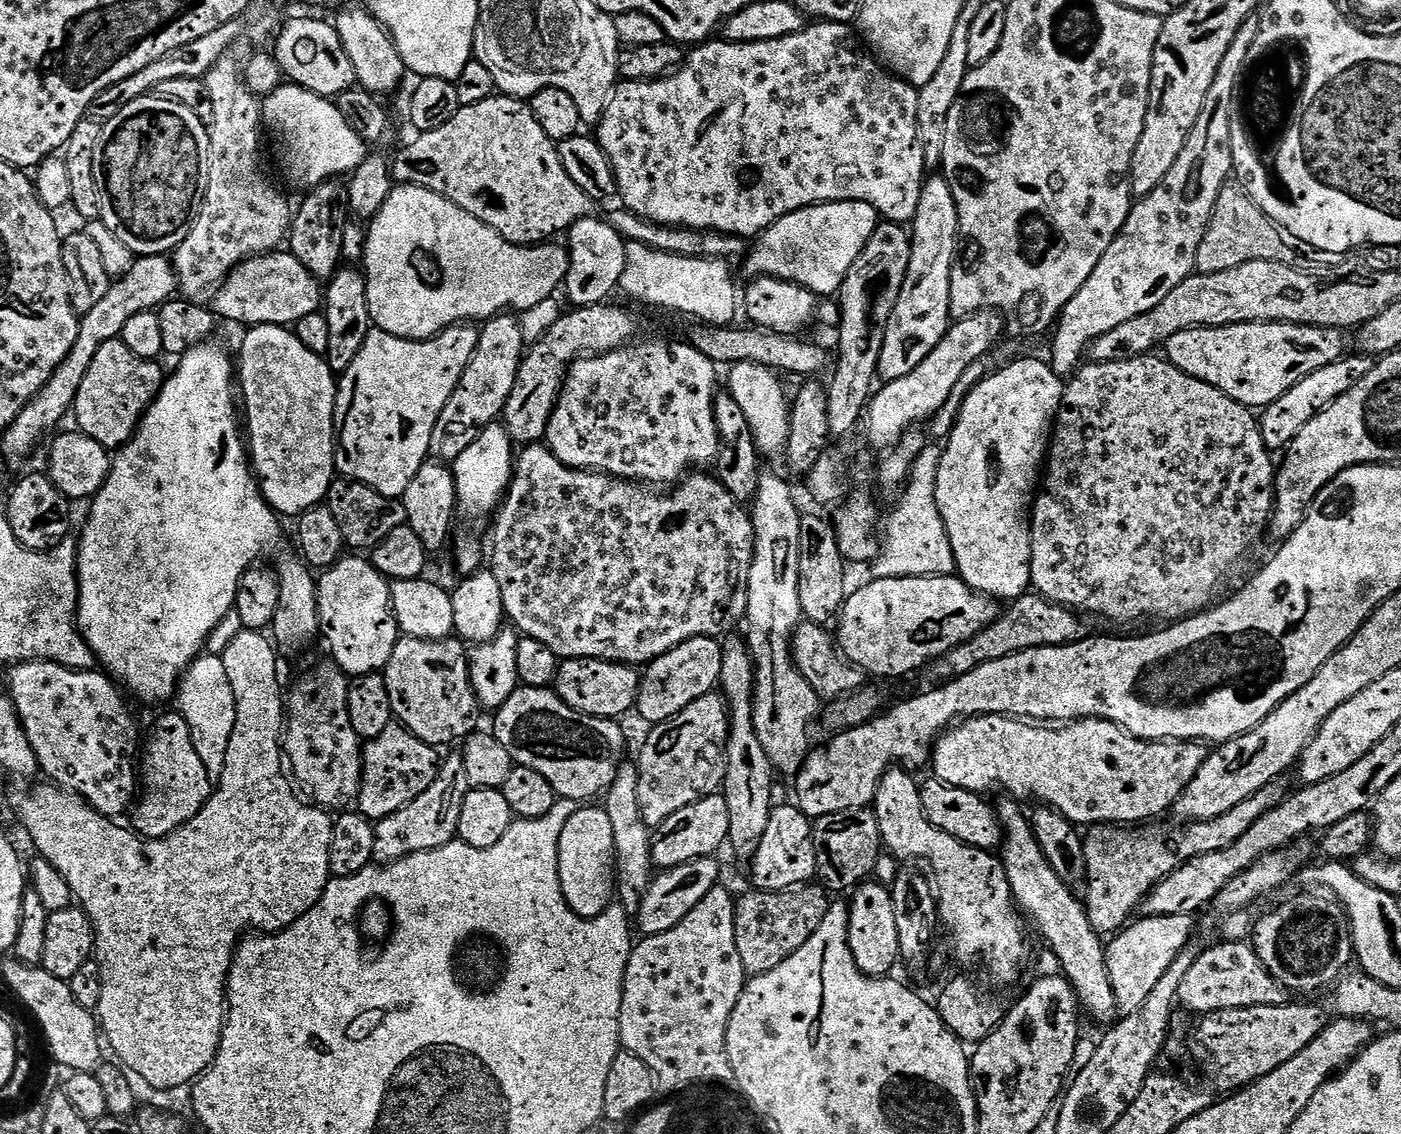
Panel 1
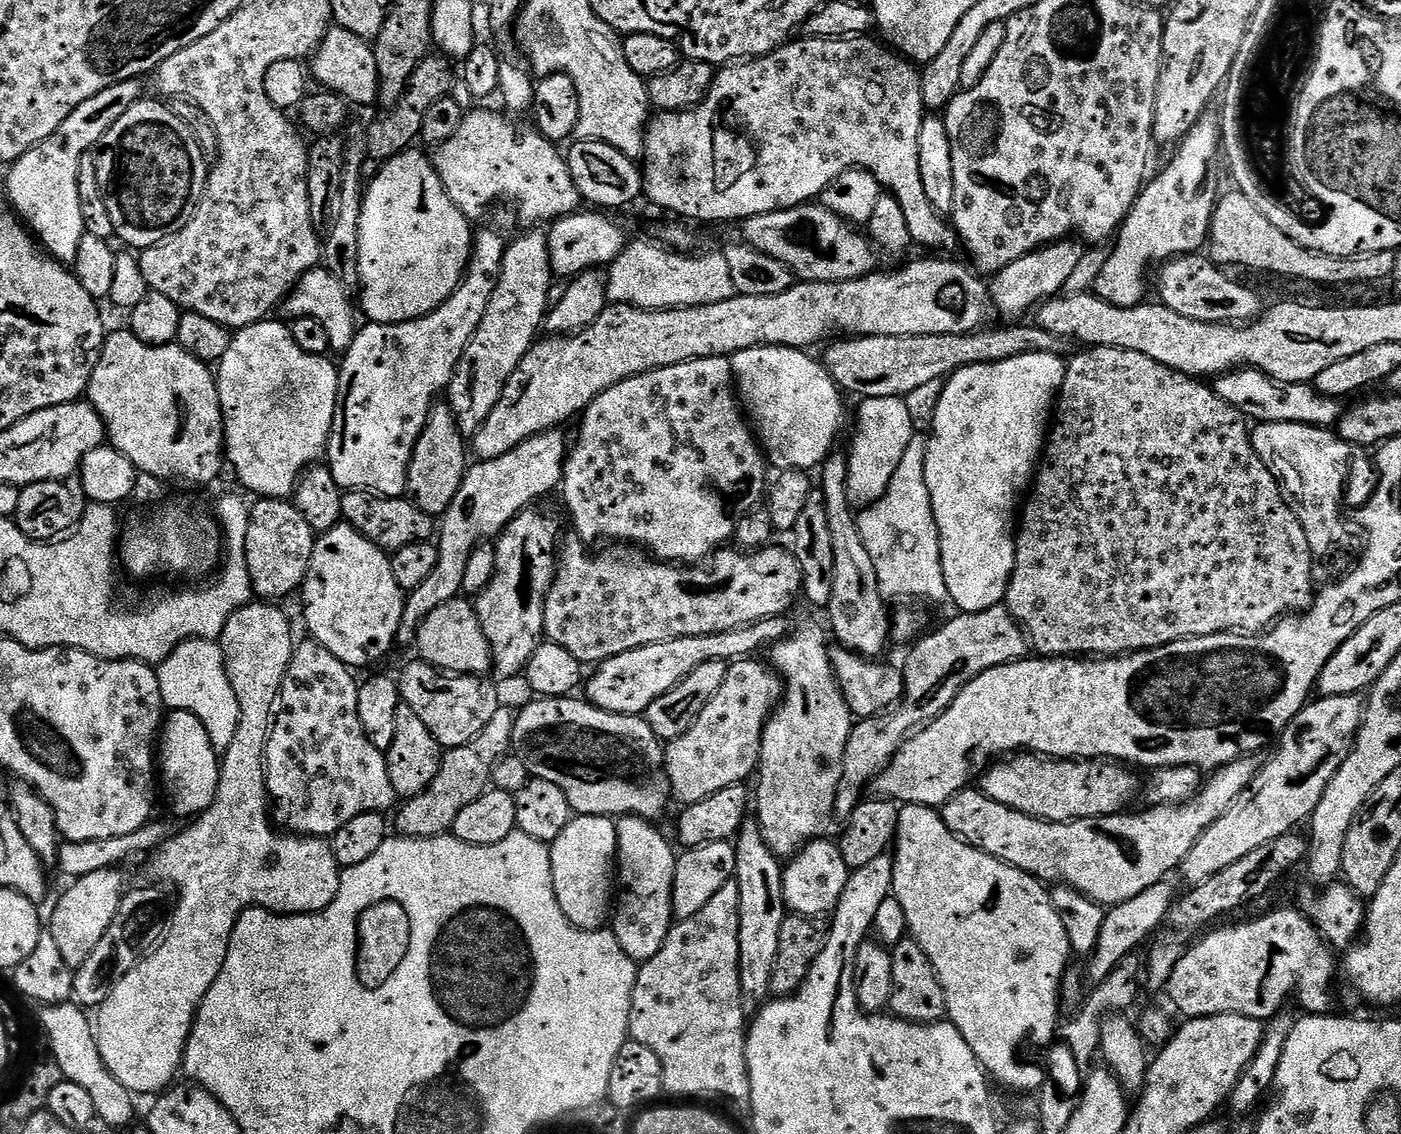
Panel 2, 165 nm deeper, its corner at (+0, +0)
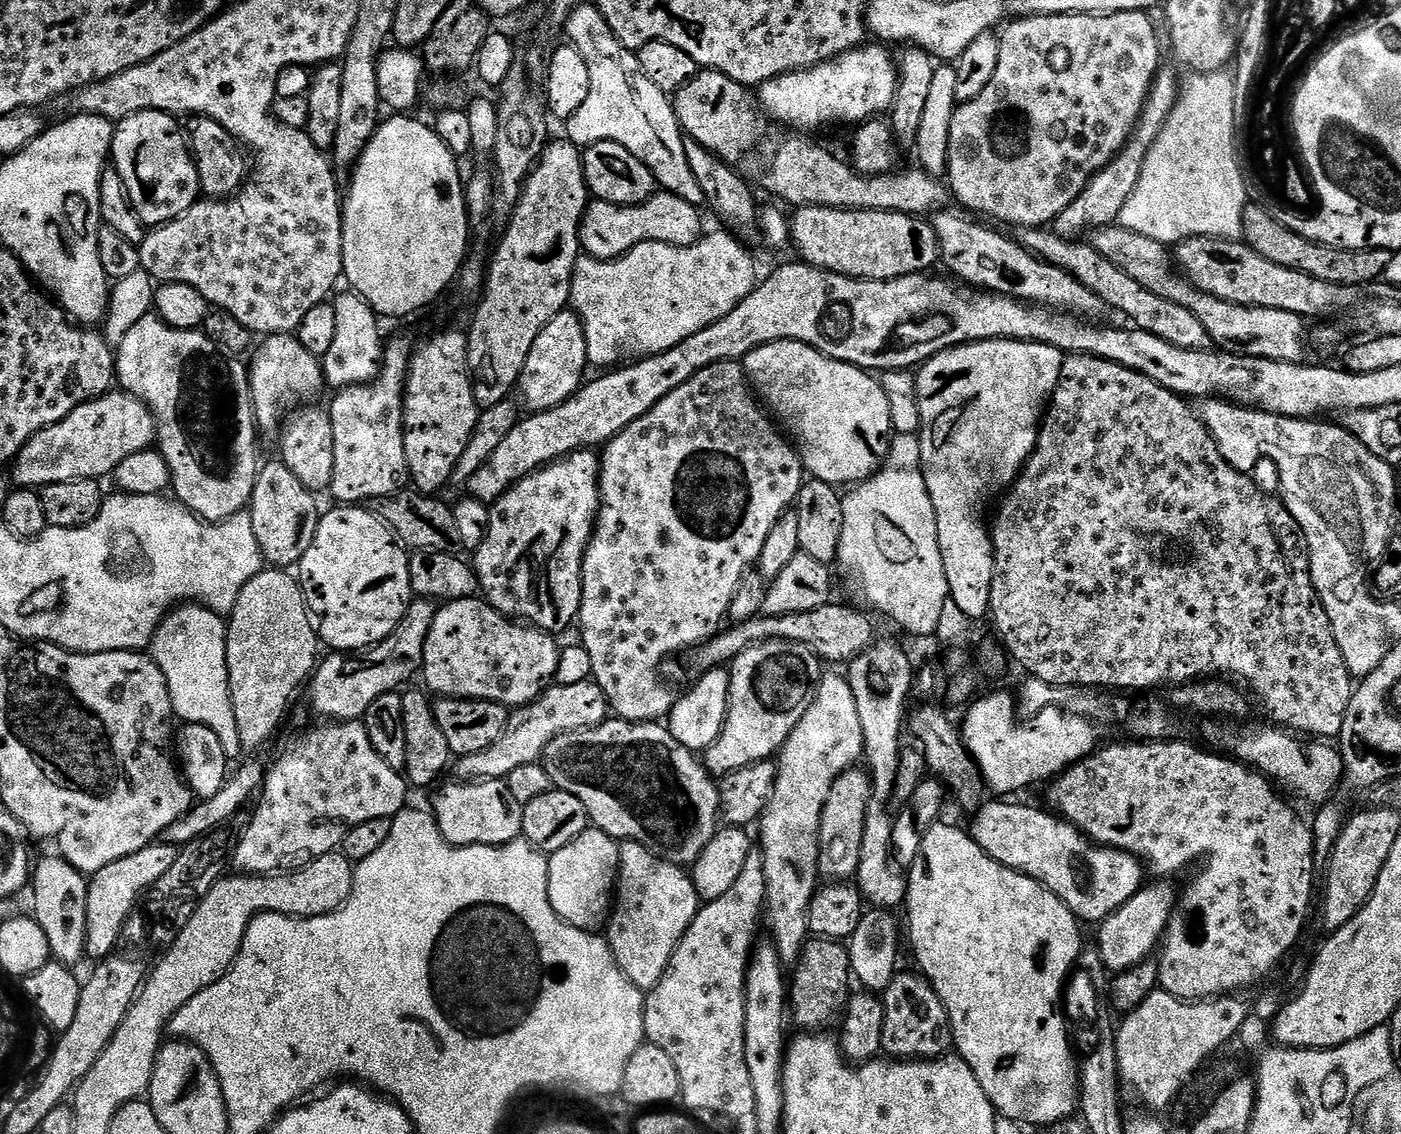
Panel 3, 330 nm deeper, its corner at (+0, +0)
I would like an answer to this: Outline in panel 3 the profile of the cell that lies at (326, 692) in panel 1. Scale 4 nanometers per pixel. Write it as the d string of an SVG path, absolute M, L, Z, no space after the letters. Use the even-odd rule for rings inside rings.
M341 720L339 722L320 722L317 728L309 730L305 736L300 736L280 757L276 760L273 768L267 769L264 777L263 785L258 793L258 801L260 805L254 808L252 812L252 821L247 830L239 833L237 842L234 844L234 851L231 853L231 863L236 863L235 871L240 874L249 876L262 876L272 874L277 871L276 868L283 862L284 856L292 856L295 852L305 852L305 857L315 858L317 856L325 856L328 852L337 851L344 843L344 835L347 834L354 826L358 826L362 822L370 822L370 818L386 818L391 820L393 816L397 816L399 812L404 811L409 803L408 792L410 793L410 785L403 775L397 769L386 766L386 762L382 758L382 754L378 754L378 750L374 750L374 746L370 742L370 734L366 734L363 723L359 720Z

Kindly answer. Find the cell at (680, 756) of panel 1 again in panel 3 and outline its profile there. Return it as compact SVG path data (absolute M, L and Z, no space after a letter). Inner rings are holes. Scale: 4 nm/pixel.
M767 640L764 644L753 644L751 648L746 649L742 654L738 654L738 658L732 661L730 671L732 677L730 678L730 698L728 699L728 717L724 723L722 734L716 739L715 743L711 744L708 751L703 753L702 763L713 777L723 778L732 772L742 770L751 764L761 764L764 760L772 760L773 757L779 753L780 749L784 747L784 743L790 738L790 734L794 730L794 726L798 726L798 722L802 722L802 718L806 714L806 710L810 710L810 706L816 701L818 694L818 686L820 685L820 678L822 675L822 661L819 656L815 656L805 644L798 642L786 642L785 640Z

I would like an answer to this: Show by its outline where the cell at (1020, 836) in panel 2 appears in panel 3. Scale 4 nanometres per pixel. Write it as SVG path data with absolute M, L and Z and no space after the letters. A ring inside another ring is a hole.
M1000 798L993 801L993 804L983 803L979 811L975 813L976 821L973 822L972 828L970 827L972 840L978 846L982 846L984 853L994 858L994 862L1020 872L1024 876L1034 878L1043 888L1053 892L1076 915L1077 921L1105 920L1107 916L1114 914L1114 910L1130 902L1130 898L1134 898L1134 894L1139 892L1145 883L1146 869L1143 863L1131 856L1129 852L1101 846L1089 840L1073 824L1069 824L1067 820L1043 807L1040 809L1031 808L1028 804L1008 804L1012 802L1005 802Z

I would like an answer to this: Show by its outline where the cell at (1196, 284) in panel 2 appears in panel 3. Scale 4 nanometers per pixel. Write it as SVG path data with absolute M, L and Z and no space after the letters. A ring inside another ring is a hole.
M1109 226L1091 233L1090 243L1098 250L1098 254L1102 254L1102 258L1114 262L1114 266L1130 274L1134 282L1142 282L1146 290L1162 298L1170 298L1170 302L1178 302L1178 306L1186 306L1186 310L1190 310L1190 314L1194 314L1202 326L1206 326L1213 345L1237 356L1253 356L1291 364L1299 364L1305 359L1305 317L1290 314L1286 310L1247 308L1198 290L1174 267L1174 256L1169 245L1154 242L1154 238L1146 238L1146 234L1134 234L1134 230Z

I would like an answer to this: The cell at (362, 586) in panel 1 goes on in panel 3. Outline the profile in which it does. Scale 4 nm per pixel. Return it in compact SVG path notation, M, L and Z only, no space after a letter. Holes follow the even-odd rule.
M332 506L332 508L323 513L318 522L318 530L314 534L314 542L310 542L310 550L306 550L306 554L300 560L298 565L298 579L300 581L300 589L304 591L304 600L308 603L309 613L314 617L314 623L318 629L318 636L325 645L328 644L329 649L335 650L340 654L356 654L361 650L367 650L374 644L380 644L393 632L398 626L398 622L402 622L402 618L406 614L408 605L414 599L414 593L410 586L410 570L408 562L409 553L398 543L395 536L392 535L392 529L376 515L375 512L364 506Z

